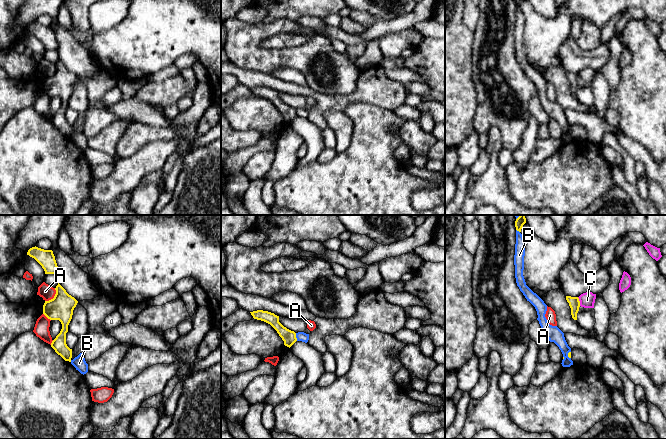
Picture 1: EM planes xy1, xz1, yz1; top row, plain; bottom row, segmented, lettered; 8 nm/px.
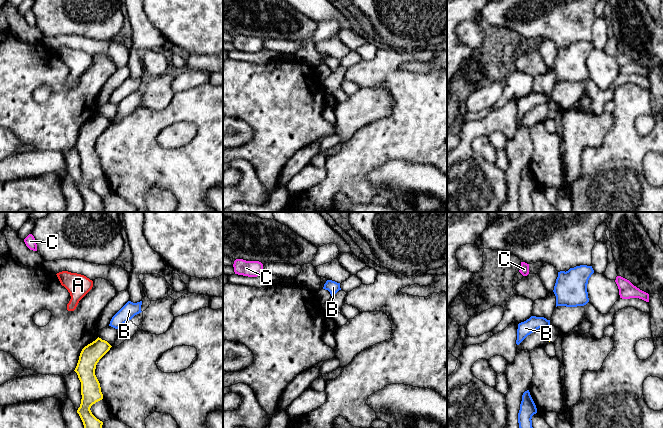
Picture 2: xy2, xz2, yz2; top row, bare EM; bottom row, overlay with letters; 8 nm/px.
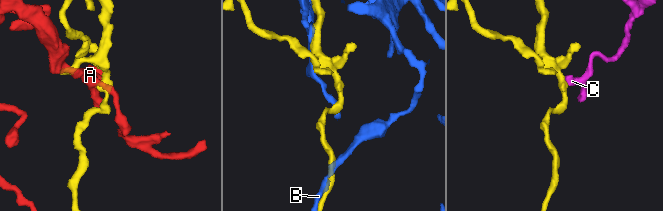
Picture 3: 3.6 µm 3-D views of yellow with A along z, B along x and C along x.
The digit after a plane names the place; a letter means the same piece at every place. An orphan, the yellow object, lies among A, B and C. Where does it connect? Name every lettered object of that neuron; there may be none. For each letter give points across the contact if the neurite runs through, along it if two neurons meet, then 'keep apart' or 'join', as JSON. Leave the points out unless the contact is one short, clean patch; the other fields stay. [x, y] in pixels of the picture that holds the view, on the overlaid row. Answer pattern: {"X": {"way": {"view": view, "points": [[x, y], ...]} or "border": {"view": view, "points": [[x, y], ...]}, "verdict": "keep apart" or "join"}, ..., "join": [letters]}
{"A": {"verdict": "keep apart"}, "B": {"verdict": "keep apart"}, "C": {"border": {"view": "yz1", "points": [[577, 297], [580, 305]]}, "verdict": "keep apart"}, "join": []}

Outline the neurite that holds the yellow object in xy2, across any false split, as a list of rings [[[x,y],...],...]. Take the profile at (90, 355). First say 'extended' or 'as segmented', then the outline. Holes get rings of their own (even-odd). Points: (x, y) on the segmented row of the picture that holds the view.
as segmented; [[[97,338],[85,346],[79,356],[75,372],[81,382],[81,404],[77,410],[84,428],[102,428],[103,422],[91,412],[93,404],[103,399],[100,383],[95,375],[96,365],[112,346],[105,340]]]

